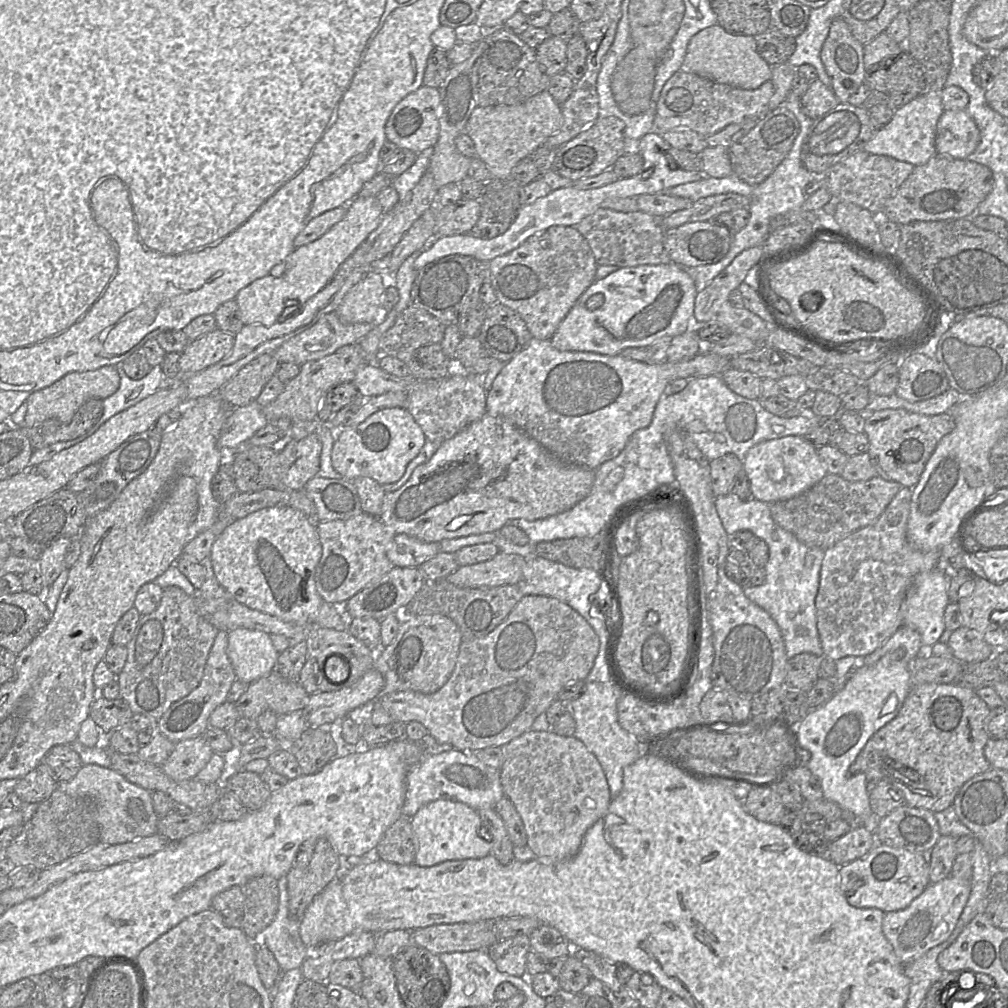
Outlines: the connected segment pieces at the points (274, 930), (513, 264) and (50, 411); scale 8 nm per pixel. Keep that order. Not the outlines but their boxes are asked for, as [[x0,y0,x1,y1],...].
[[254,876,310,972],[488,225,598,340],[24,365,120,427]]

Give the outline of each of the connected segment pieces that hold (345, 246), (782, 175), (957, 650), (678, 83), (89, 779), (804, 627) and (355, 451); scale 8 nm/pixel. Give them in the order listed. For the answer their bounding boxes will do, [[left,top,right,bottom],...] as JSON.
[[235,196,384,326],[682,111,820,292],[947,626,996,663],[651,71,774,137],[60,764,160,844],[714,493,825,658],[331,407,426,485]]

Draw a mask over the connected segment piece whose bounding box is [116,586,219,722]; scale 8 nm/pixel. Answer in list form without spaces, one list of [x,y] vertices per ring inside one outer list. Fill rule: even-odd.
[[[177,586],[163,589],[159,606],[152,613],[141,616],[131,640],[126,645],[127,660],[120,674],[116,676],[120,698],[127,702],[134,714],[143,714],[157,722],[174,702],[198,686],[218,631],[199,613],[194,596],[188,595]]]

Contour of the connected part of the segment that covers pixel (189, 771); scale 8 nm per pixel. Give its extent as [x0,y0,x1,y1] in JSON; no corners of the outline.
[161,735,212,781]

